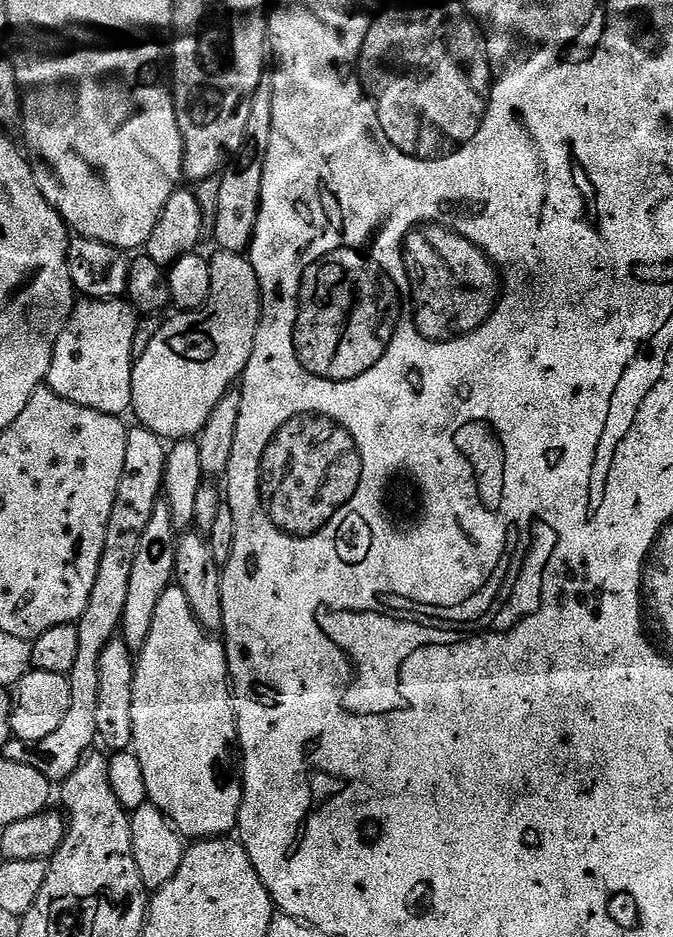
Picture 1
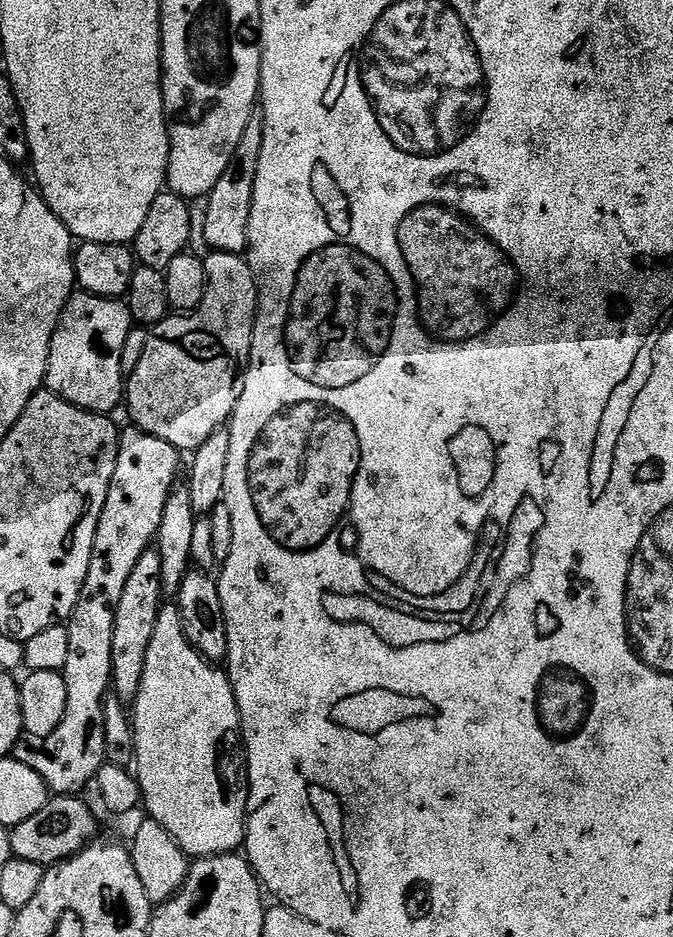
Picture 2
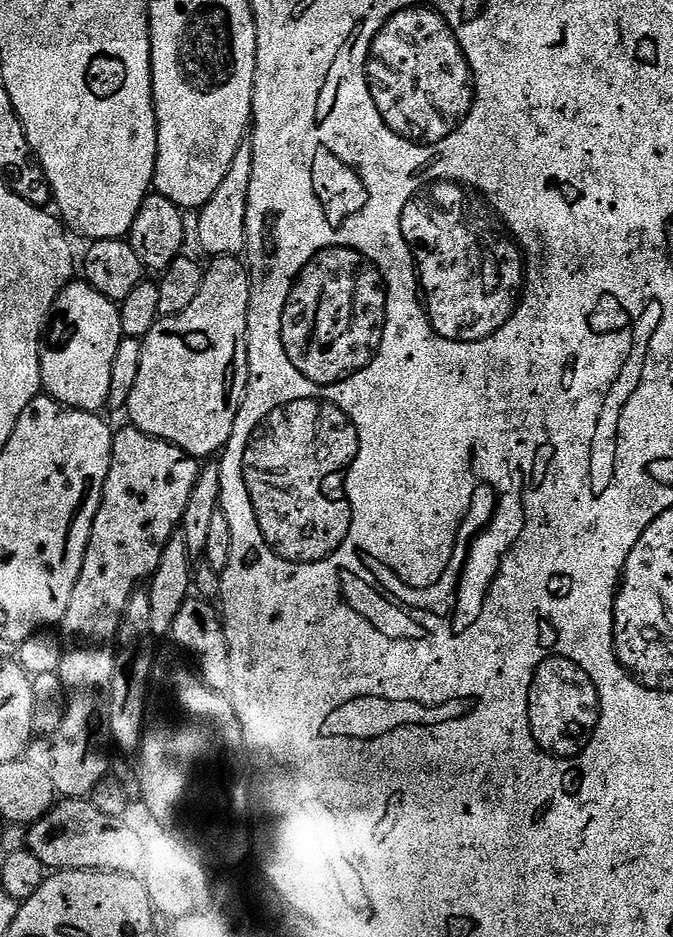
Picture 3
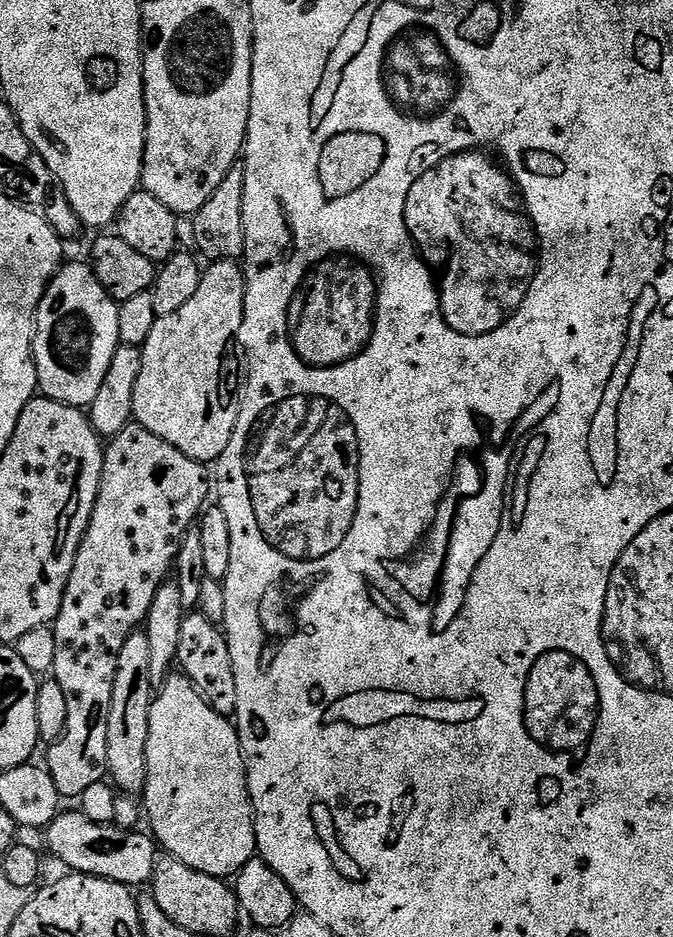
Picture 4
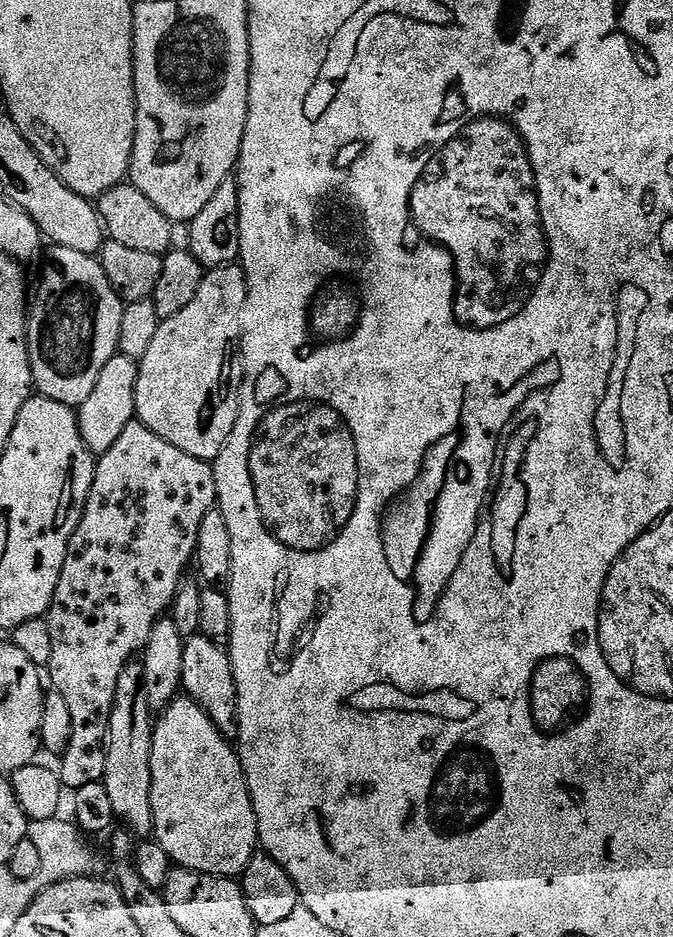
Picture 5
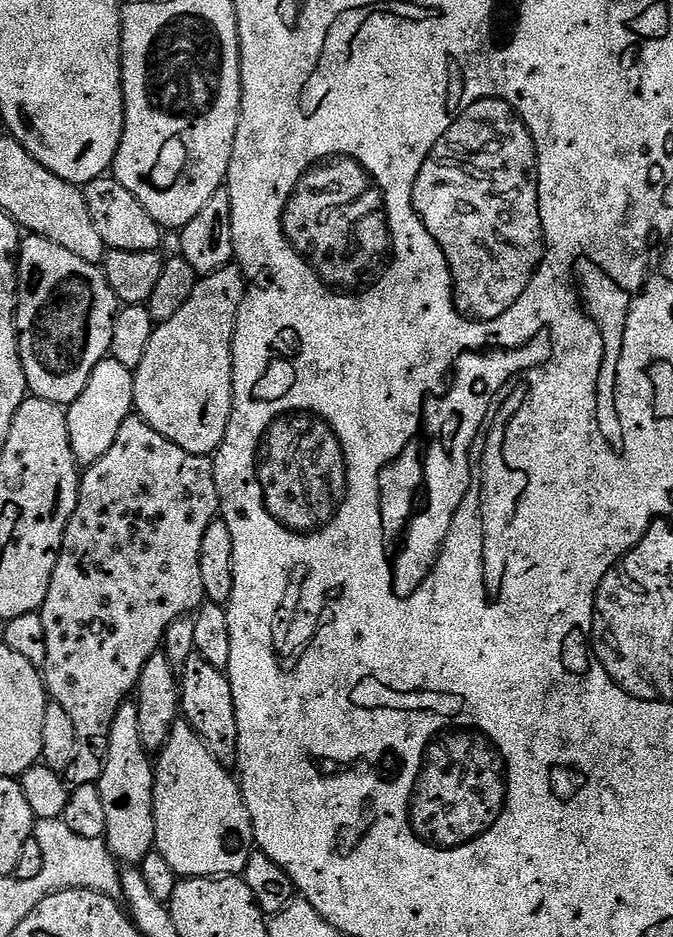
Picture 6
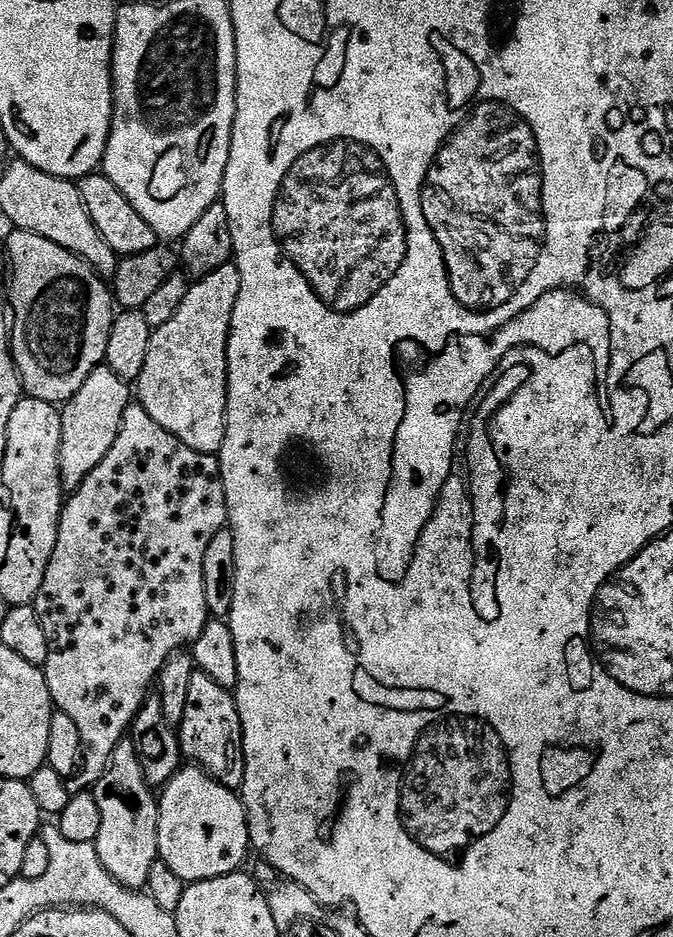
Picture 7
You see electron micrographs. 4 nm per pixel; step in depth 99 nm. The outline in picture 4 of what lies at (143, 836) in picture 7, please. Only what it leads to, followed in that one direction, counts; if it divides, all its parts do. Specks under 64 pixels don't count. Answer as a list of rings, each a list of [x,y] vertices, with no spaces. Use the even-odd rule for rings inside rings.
[[[143,630],[132,632],[118,654],[118,670],[112,683],[110,726],[106,730],[108,776],[121,793],[143,793],[148,781],[146,742],[150,734],[150,710],[154,699],[154,685],[150,678],[150,642]]]

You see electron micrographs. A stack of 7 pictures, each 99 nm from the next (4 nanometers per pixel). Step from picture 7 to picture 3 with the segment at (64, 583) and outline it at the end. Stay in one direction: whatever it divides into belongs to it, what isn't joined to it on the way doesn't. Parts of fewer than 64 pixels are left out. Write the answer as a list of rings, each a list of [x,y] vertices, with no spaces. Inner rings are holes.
[[[125,426],[121,432],[117,431],[113,435],[110,474],[104,483],[100,509],[94,518],[90,542],[78,582],[74,586],[74,594],[70,598],[70,606],[58,625],[59,635],[64,642],[62,666],[58,675],[64,691],[70,694],[68,709],[62,718],[62,726],[58,726],[54,734],[33,739],[26,753],[26,759],[37,770],[44,771],[50,777],[50,782],[54,782],[54,790],[61,797],[91,797],[94,786],[98,786],[98,782],[109,775],[108,748],[113,747],[110,694],[116,665],[116,636],[120,633],[120,623],[133,592],[154,574],[162,558],[162,550],[166,550],[170,538],[181,527],[186,514],[186,502],[190,502],[190,494],[194,494],[194,482],[198,482],[201,467],[197,457],[188,455],[177,444],[148,436],[137,428]]]

